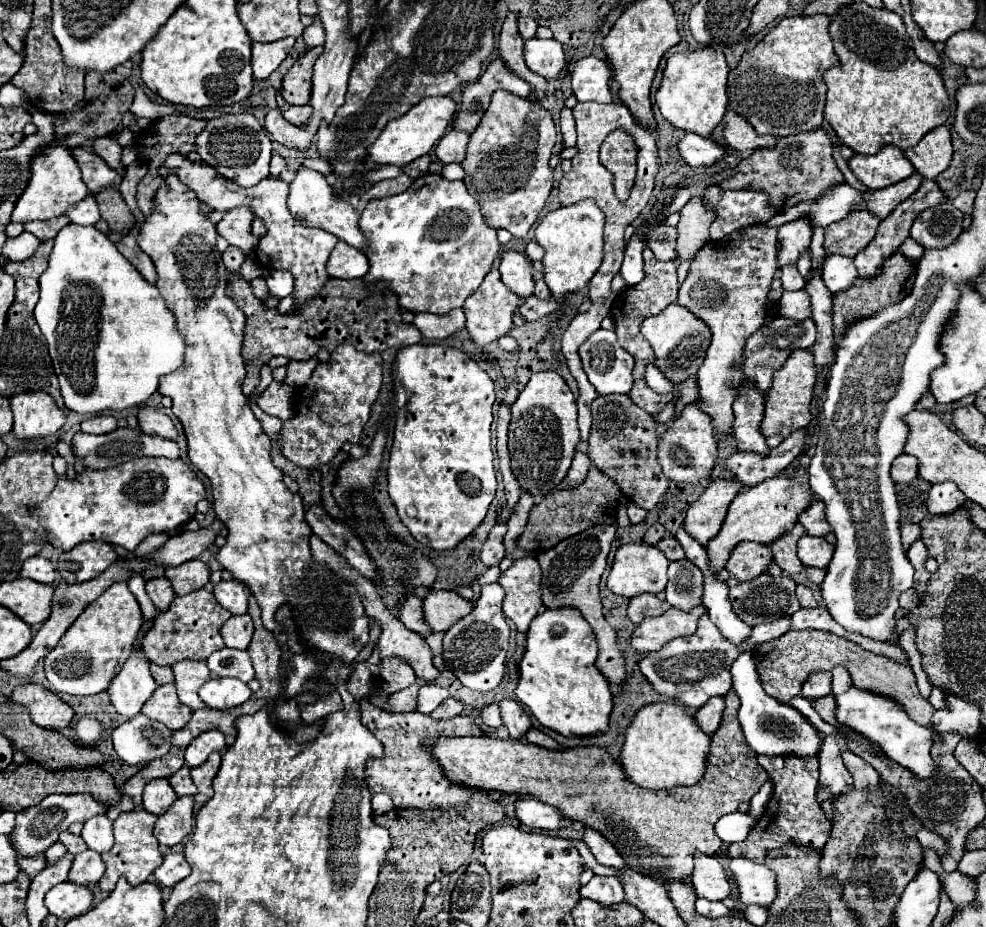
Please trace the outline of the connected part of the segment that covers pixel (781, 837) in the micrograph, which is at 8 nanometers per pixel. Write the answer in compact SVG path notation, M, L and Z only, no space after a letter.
M758 756L758 764L762 764L762 768L768 772L768 776L774 784L774 794L784 794L786 802L782 798L774 796L768 802L766 812L762 814L762 818L754 826L754 830L758 830L758 834L754 834L754 830L752 830L750 836L742 844L730 844L726 850L726 856L728 858L746 858L756 864L762 864L766 854L778 846L796 844L796 846L822 850L828 836L830 836L832 826L816 800L818 758L798 760L796 756L774 756L774 758Z

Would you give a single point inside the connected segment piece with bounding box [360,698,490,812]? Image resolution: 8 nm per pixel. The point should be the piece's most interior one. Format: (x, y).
(409, 774)

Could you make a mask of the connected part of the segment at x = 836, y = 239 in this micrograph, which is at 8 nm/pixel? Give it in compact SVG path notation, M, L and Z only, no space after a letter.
M858 210L852 212L846 220L830 224L826 228L826 240L824 240L826 252L854 258L860 250L864 250L872 242L880 222L882 220L872 212Z

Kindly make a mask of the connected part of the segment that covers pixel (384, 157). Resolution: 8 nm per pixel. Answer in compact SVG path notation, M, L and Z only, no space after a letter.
M426 96L416 106L412 106L404 116L392 120L386 124L378 140L368 148L368 160L366 166L372 170L374 164L396 164L406 166L412 160L428 154L434 144L446 134L448 126L452 128L456 114L456 102L450 96Z

